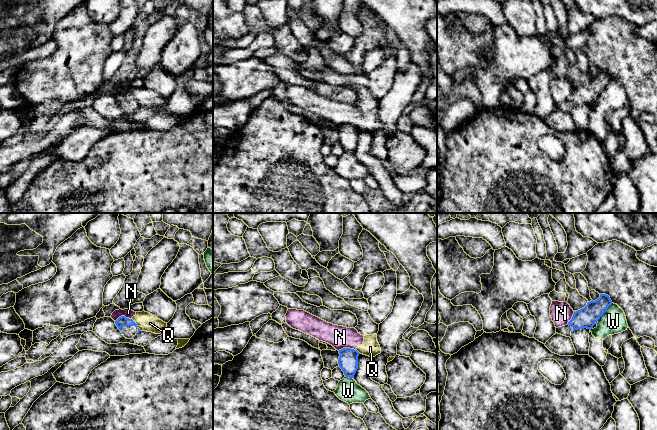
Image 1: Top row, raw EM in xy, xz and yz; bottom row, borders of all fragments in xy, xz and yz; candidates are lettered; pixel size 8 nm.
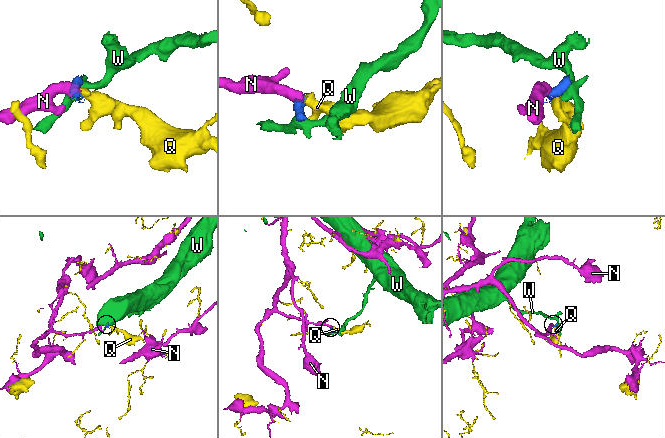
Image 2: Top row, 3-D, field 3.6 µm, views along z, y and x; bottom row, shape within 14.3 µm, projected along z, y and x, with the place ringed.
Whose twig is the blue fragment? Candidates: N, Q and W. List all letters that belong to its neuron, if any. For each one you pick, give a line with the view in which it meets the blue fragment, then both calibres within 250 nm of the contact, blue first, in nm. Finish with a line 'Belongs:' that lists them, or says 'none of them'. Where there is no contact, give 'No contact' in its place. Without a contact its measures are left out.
Belongs: none of them

